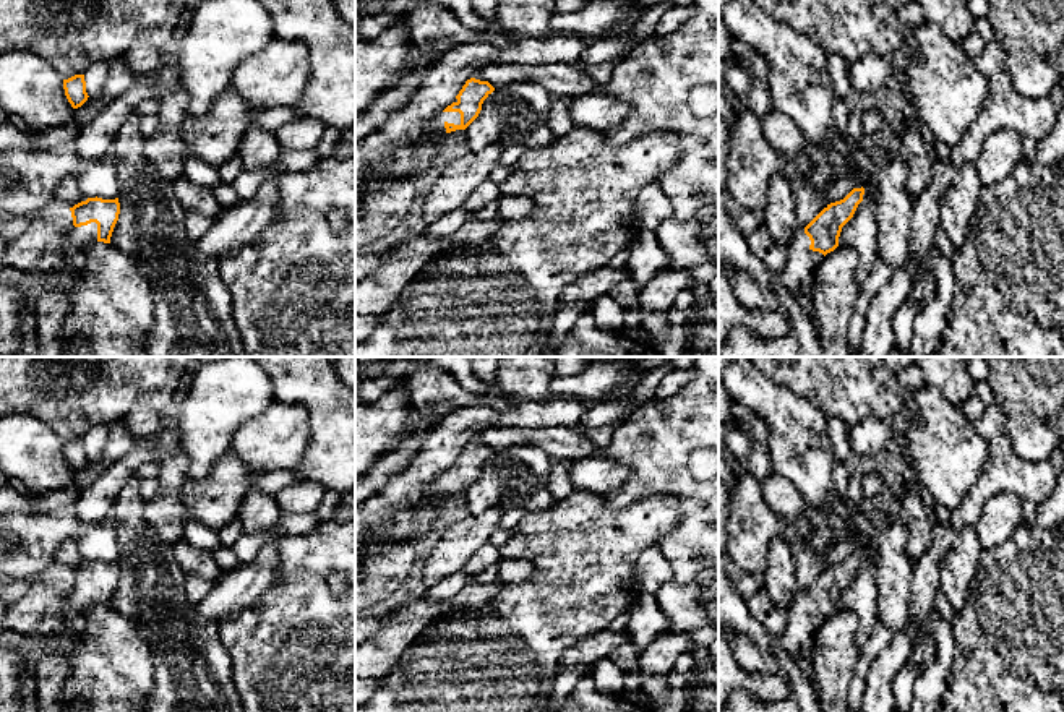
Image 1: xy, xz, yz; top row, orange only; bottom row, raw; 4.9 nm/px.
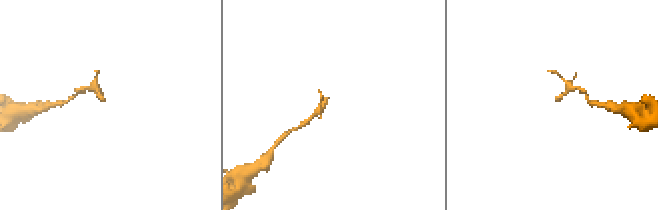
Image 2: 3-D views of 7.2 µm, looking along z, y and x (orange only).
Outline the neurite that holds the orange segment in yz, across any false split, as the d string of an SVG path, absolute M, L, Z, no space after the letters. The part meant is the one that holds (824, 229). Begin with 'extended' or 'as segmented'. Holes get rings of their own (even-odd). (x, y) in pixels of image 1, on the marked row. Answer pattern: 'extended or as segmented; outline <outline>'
extended; outline M853 188L843 199L827 204L788 245L788 261L775 282L792 290L811 292L822 258L839 247L842 227L863 201L864 188Z

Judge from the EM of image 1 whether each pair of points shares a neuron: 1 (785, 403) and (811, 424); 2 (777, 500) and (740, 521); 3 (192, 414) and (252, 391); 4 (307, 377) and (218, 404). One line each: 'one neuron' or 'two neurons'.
1: one neuron
2: two neurons
3: one neuron
4: two neurons

